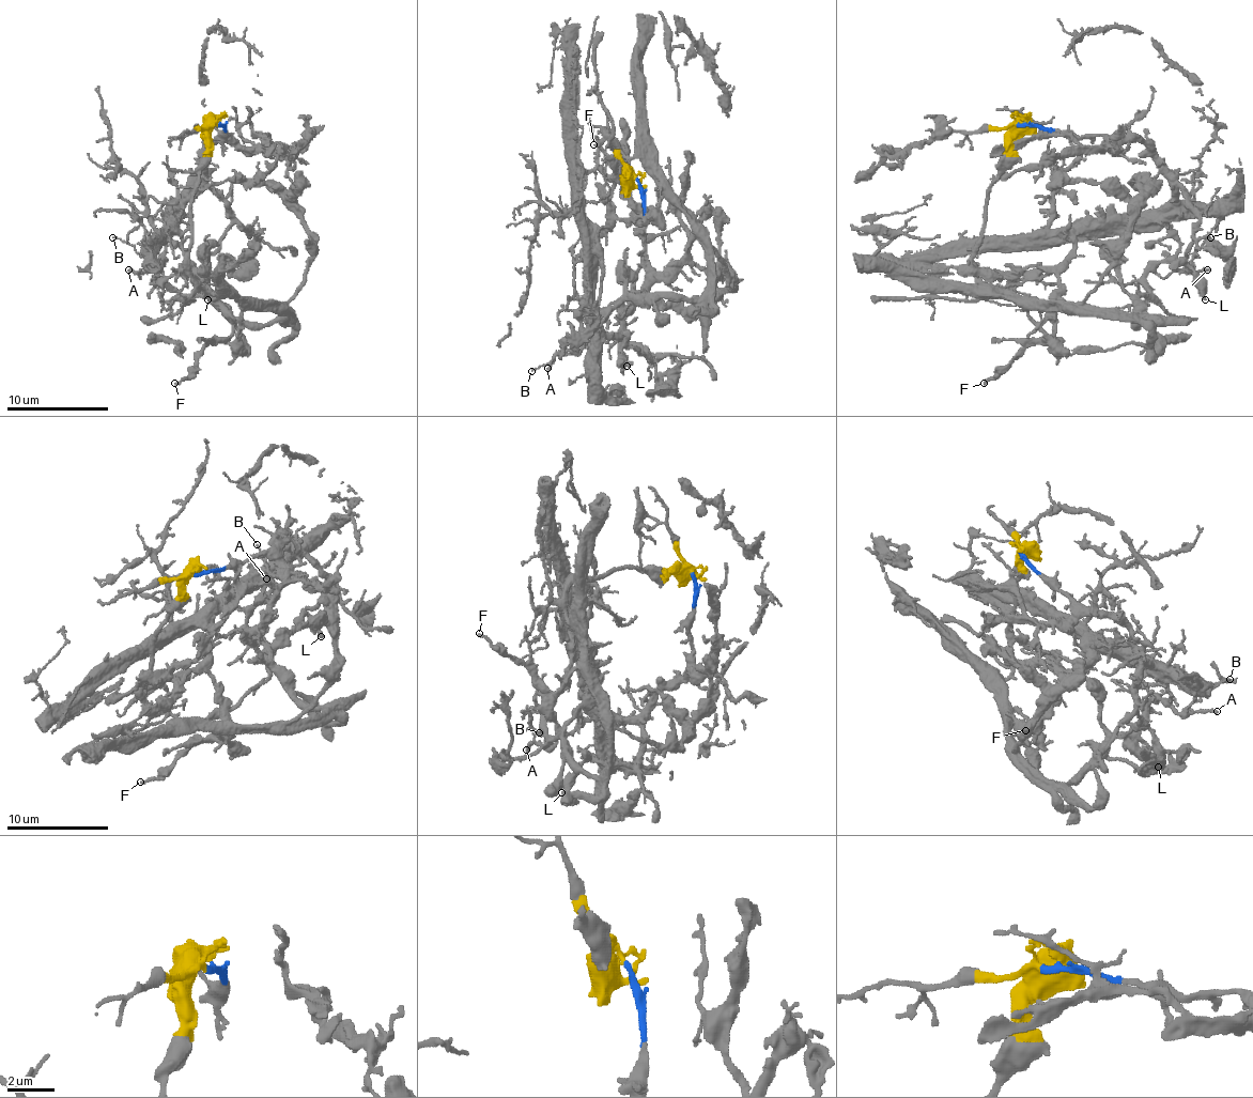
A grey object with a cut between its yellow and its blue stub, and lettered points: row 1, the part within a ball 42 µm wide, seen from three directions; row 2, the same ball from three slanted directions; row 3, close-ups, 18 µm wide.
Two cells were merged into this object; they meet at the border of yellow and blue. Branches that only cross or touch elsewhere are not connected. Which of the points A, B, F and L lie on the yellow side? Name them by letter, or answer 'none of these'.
A, B

